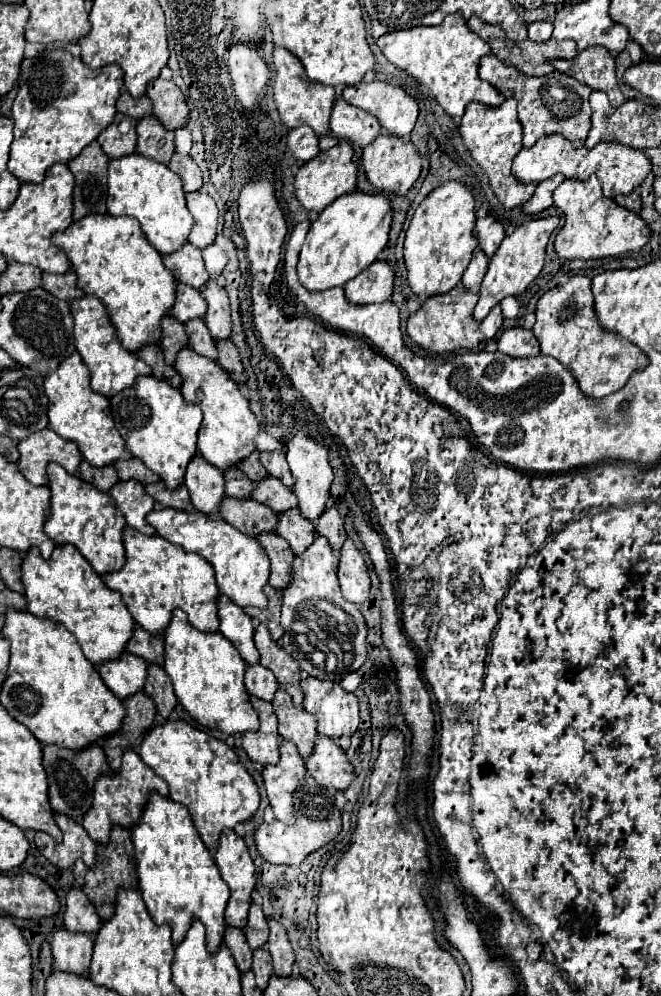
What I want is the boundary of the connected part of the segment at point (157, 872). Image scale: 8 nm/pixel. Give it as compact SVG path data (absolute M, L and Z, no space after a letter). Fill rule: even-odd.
M152 793L140 817L140 823L130 833L136 851L142 899L152 919L158 925L168 923L172 927L174 945L184 941L184 935L194 919L202 921L206 927L208 951L216 953L222 945L222 931L226 929L224 909L230 891L226 883L222 883L220 871L214 865L210 851L202 843L188 809L180 803L170 801L168 797Z

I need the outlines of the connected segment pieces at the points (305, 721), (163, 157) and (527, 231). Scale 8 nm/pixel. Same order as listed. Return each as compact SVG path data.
M284 689L276 693L272 707L278 715L278 731L282 739L292 741L298 747L300 755L308 759L310 751L314 749L314 739L318 735L314 715L306 713L302 707L294 707L290 695Z
M144 117L138 123L136 153L158 163L168 163L174 153L174 133L162 127L162 123L156 117Z
M544 217L544 219L530 219L526 223L522 223L520 227L514 229L514 233L510 233L508 237L504 237L502 245L498 247L498 251L494 253L494 257L490 259L488 271L484 275L484 281L480 283L480 299L478 305L474 309L474 317L478 321L482 321L488 311L498 305L504 297L508 295L518 295L522 293L542 271L544 267L544 253L546 253L546 243L550 239L550 235L554 233L554 229L558 227L558 217Z

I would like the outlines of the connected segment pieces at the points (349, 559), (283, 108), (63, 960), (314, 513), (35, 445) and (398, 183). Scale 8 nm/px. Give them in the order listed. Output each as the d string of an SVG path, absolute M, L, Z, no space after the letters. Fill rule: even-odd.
M346 539L340 555L338 581L342 587L342 595L346 601L354 605L362 605L370 595L370 575L362 553L356 549L352 539Z
M282 47L274 49L274 69L276 69L276 79L274 79L274 101L280 113L280 119L290 127L300 127L308 125L314 129L318 137L328 135L328 121L332 113L332 105L336 99L334 87L332 85L322 85L306 79L304 67L298 61L298 57Z
M66 929L52 931L52 955L58 971L72 971L74 975L88 977L92 947L94 941L90 935L70 933Z
M302 431L296 433L294 437L290 437L290 441L286 441L286 449L288 449L286 459L288 459L290 471L296 479L294 495L300 501L300 513L302 513L302 517L316 521L326 509L326 501L330 499L330 485L332 485L332 479L334 479L332 467L328 463L328 451Z
M52 429L38 431L28 439L20 441L18 451L20 451L18 469L32 485L48 485L46 467L52 461L60 463L72 475L78 471L78 465L82 461L78 445L74 441L62 439Z
M382 133L374 143L364 147L362 165L366 169L368 181L382 193L394 193L394 195L406 195L408 189L414 185L414 181L420 177L422 171L422 159L416 151L416 147L410 141L404 141L402 137Z

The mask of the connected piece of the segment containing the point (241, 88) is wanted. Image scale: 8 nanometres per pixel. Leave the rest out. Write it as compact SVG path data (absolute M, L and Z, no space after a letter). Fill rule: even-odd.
M246 45L230 47L228 61L234 61L234 93L246 105L246 109L252 109L258 93L270 77L270 69L262 57Z

